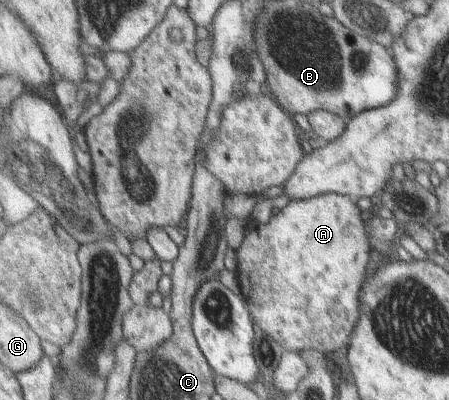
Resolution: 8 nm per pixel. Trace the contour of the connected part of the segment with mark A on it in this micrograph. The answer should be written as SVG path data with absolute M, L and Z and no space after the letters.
M333 192L308 200L290 201L281 211L274 210L268 223L258 222L251 229L247 229L249 233L247 233L243 245L235 251L236 273L242 296L251 306L254 324L261 326L261 329L264 329L273 339L280 341L291 352L301 353L303 350L319 350L330 357L333 351L341 351L344 346L347 347L351 341L353 330L360 323L360 295L367 279L367 267L369 267L369 261L371 261L371 251L373 251L367 227L365 219L363 219L363 211L359 209L356 200L351 196Z

